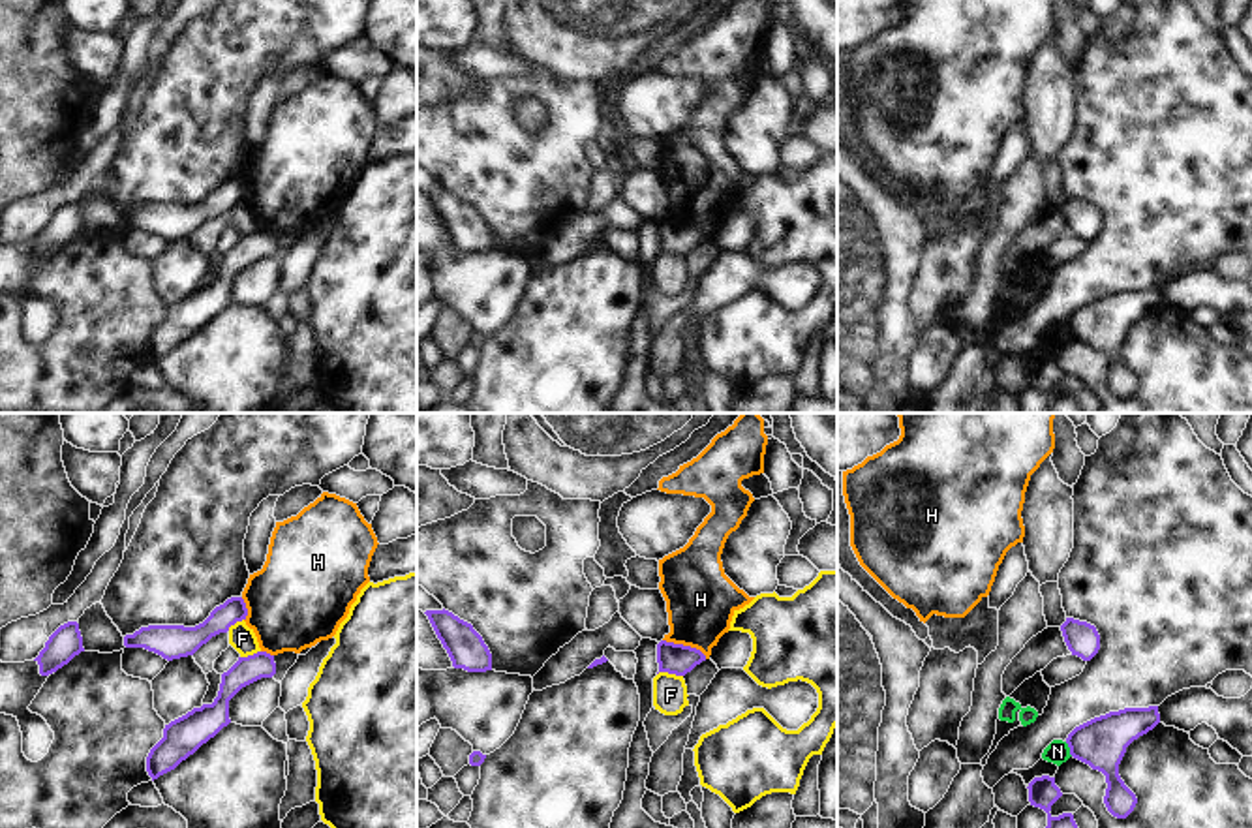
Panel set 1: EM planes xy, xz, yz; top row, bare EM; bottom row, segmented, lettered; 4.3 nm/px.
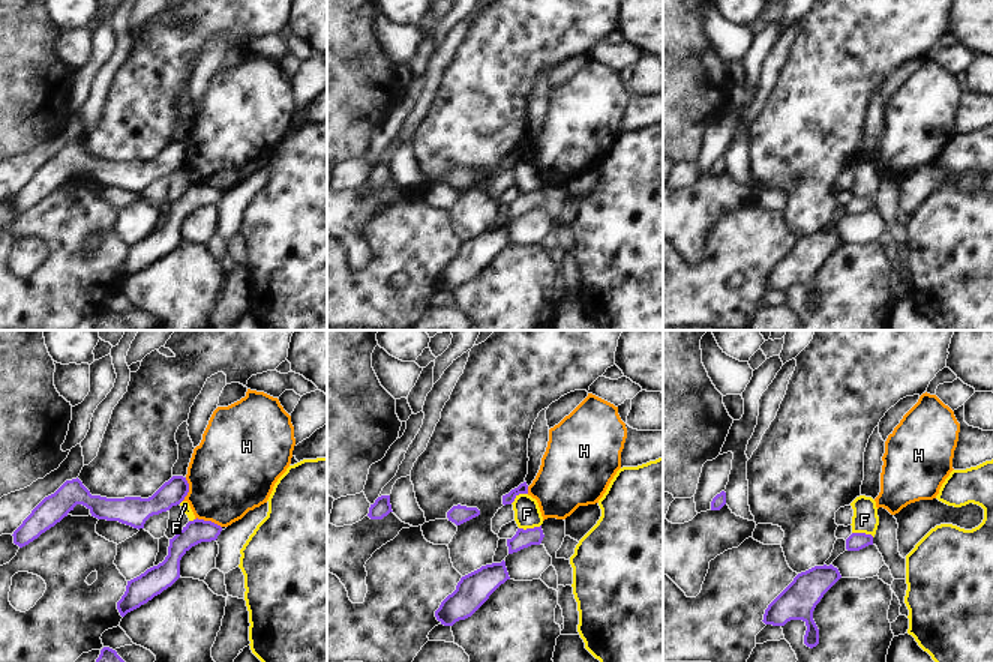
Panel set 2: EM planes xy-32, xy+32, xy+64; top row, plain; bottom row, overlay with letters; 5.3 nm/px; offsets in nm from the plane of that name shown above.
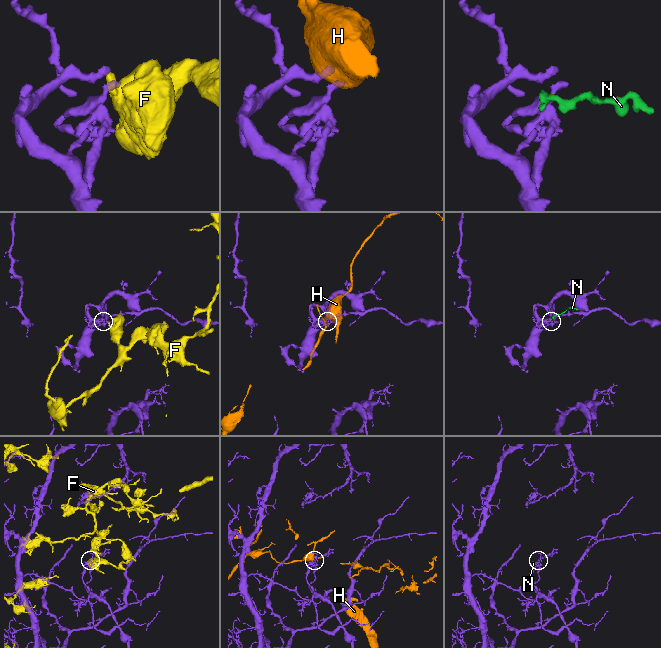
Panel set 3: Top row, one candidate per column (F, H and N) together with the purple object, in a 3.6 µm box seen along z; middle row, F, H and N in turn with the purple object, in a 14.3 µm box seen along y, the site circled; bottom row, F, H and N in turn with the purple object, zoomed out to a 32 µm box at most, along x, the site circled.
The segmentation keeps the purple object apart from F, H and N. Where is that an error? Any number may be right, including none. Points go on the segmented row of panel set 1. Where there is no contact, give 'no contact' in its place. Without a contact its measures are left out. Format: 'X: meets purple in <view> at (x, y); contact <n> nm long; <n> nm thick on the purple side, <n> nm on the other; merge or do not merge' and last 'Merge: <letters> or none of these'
F: meets purple in xz at (671, 673); contact 110 nm long; 130 nm thick on the purple side, 140 nm on the other; do not merge
H: meets purple in xz at (686, 646); contact 200 nm long; 130 nm thick on the purple side, 300 nm on the other; do not merge
N: meets purple in yz at (1070, 750); contact 70 nm long; 220 nm thick on the purple side, 100 nm on the other; do not merge
Merge: none of these

